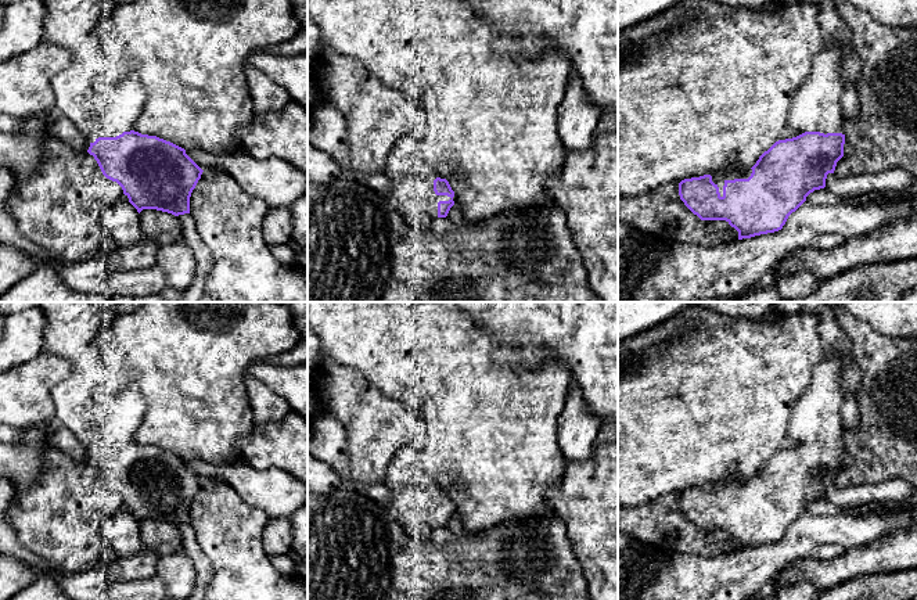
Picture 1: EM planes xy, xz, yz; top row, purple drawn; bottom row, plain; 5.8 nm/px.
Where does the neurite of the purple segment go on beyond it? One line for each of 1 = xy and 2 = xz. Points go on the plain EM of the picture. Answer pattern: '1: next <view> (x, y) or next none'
1: next xy (71, 327)
2: next none

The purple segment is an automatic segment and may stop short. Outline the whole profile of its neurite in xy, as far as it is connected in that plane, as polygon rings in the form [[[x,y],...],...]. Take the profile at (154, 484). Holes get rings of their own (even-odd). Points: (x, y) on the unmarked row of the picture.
[[[37,302],[46,315],[43,352],[55,353],[71,363],[72,371],[51,389],[55,420],[68,428],[90,455],[87,463],[94,467],[103,485],[116,492],[129,513],[140,524],[157,520],[175,527],[190,524],[190,507],[201,489],[202,479],[186,464],[186,460],[159,449],[123,439],[108,430],[105,414],[130,412],[139,416],[147,409],[137,382],[132,381],[119,391],[96,384],[96,346],[93,344],[98,320],[104,313],[115,313],[119,302]]]

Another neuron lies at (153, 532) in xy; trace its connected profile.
[[[143,520],[139,524],[139,531],[147,547],[157,549],[161,545],[170,545],[175,554],[186,554],[181,533],[177,527],[157,520]]]

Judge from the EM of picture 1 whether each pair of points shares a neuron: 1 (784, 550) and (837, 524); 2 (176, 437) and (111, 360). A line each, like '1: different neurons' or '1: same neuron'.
1: same neuron
2: same neuron

